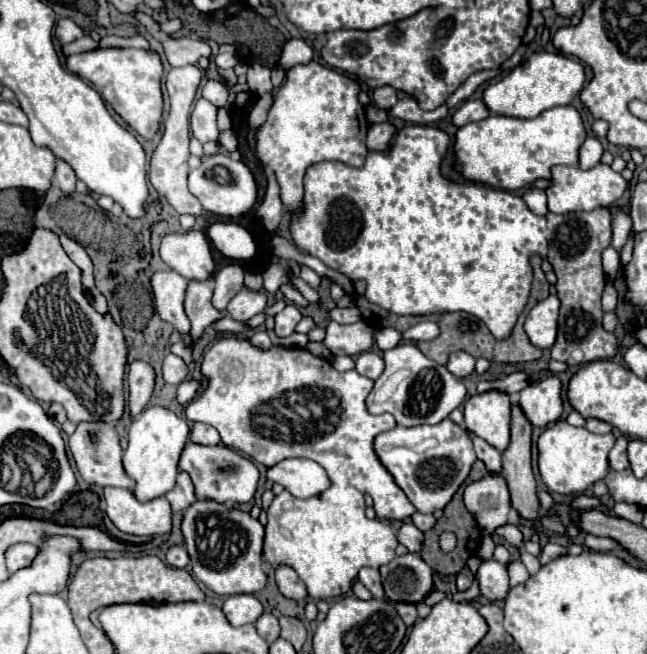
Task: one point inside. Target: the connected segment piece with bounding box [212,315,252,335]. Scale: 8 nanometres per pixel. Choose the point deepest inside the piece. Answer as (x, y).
(227, 324)

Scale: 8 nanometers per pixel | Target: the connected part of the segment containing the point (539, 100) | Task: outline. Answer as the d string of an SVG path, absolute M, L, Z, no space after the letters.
M542 51L522 61L518 67L506 73L498 83L488 85L484 91L484 103L492 113L498 113L498 115L532 119L546 109L572 103L572 99L582 91L584 81L586 81L586 71L582 63L562 53Z

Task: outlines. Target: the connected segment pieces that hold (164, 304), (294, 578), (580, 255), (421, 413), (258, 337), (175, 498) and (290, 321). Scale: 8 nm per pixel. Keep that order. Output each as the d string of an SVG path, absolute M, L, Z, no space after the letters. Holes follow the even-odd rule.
M156 271L150 279L152 291L154 291L154 305L156 313L172 323L178 331L184 333L184 341L190 341L190 321L184 313L184 299L186 299L186 287L188 279L178 275L176 271Z
M278 565L276 567L276 583L278 583L278 589L284 597L288 599L296 599L296 601L302 601L306 599L306 585L302 583L302 579L298 577L298 573L288 567L288 565Z
M598 207L594 211L574 211L566 215L556 215L548 213L548 261L554 265L554 273L558 277L556 289L558 289L558 299L562 301L560 307L560 321L558 321L558 339L552 347L552 359L564 361L566 365L586 365L598 359L612 359L618 351L618 341L614 333L608 333L602 327L602 305L600 297L604 291L604 269L602 269L602 251L610 245L612 241L612 217L610 211L604 207Z
M400 343L394 349L384 351L384 373L376 379L372 393L366 399L370 413L392 413L402 427L436 425L446 419L466 399L466 387L446 367L428 359L414 343ZM388 377L400 377L400 383L390 387Z
M254 331L254 333L250 335L250 343L256 345L256 347L260 347L260 349L270 349L270 347L272 347L270 337L268 337L266 331Z
M184 471L178 473L176 487L166 493L166 499L170 501L174 513L188 509L188 505L192 505L192 501L196 501L196 497L194 497L194 485L192 485L192 479L188 477L188 473L184 473Z
M288 303L278 315L276 315L276 335L278 337L288 337L294 333L294 327L302 319L302 313L298 307Z

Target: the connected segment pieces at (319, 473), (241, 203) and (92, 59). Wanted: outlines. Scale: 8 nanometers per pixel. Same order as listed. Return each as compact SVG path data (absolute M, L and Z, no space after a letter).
M284 459L268 469L268 479L280 483L284 489L300 499L318 495L330 487L324 469L310 459Z
M222 153L202 159L202 165L188 177L188 189L208 213L220 217L240 217L250 211L258 199L258 185L252 171L242 161L234 161Z
M94 49L66 59L66 69L94 85L112 109L144 139L152 139L160 127L162 99L162 61L156 53L144 49Z

